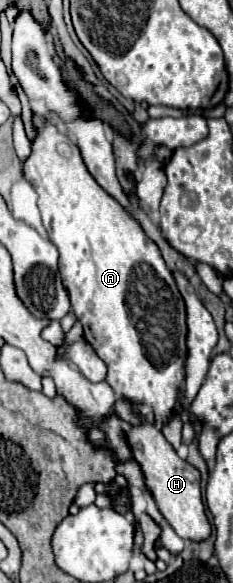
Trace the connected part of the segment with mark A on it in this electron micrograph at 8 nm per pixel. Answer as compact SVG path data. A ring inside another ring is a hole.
M35 115L37 139L33 141L31 157L25 161L25 179L39 195L39 211L43 225L49 233L49 241L59 249L59 273L65 289L69 291L73 311L83 325L85 341L107 365L107 383L119 397L129 403L149 405L155 413L155 421L169 423L183 383L185 383L185 359L187 359L187 325L185 303L175 285L171 271L167 269L155 243L147 239L141 225L89 175L77 145L57 131L55 125Z

